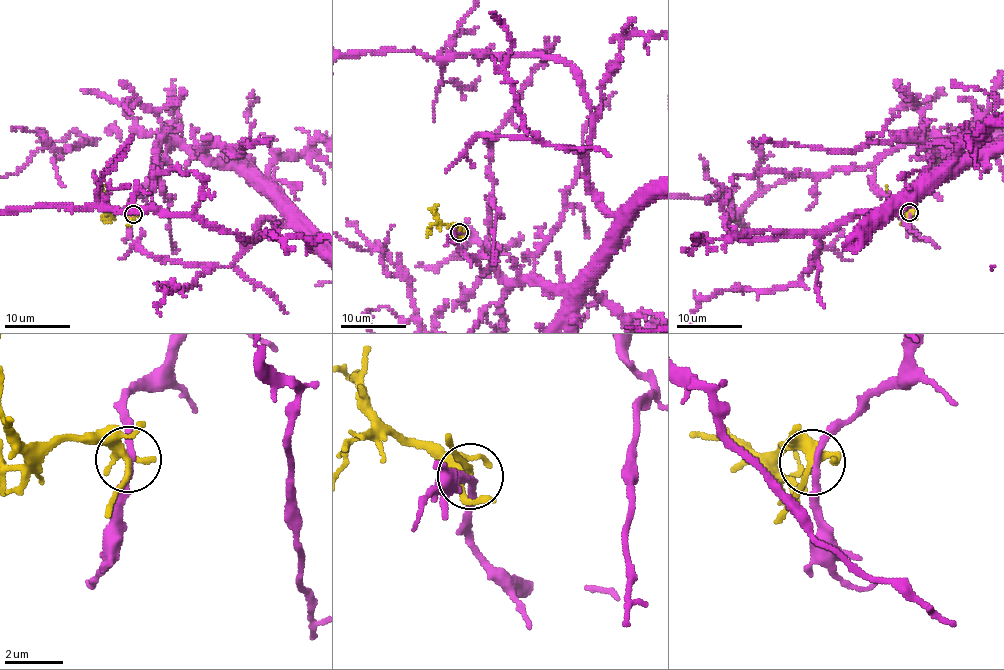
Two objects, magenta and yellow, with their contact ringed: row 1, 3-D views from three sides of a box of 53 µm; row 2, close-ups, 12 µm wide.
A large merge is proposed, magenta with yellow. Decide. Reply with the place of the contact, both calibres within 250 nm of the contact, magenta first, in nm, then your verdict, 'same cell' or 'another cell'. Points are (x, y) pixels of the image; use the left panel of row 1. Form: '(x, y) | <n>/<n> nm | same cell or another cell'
(133, 214) | 240/280 nm | another cell

